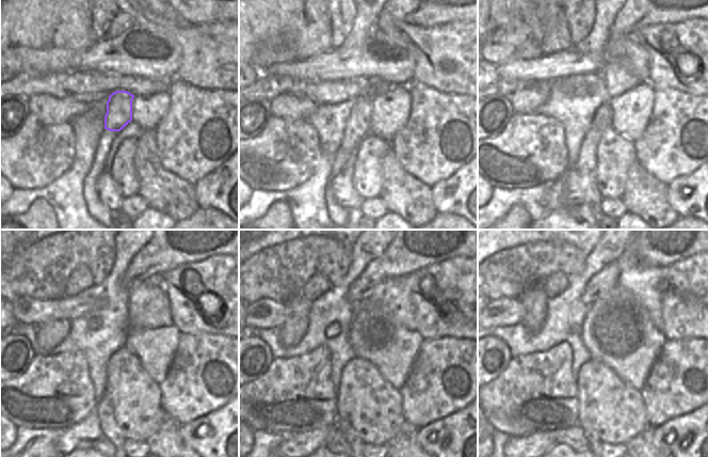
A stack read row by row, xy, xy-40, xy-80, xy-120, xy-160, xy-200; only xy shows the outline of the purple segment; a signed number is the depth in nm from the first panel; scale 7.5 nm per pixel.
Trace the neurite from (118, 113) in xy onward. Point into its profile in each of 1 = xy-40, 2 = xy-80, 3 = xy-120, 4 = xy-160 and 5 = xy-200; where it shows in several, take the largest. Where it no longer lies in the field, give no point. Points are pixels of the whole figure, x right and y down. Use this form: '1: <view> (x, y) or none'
1: xy-40 (358, 125)
2: xy-80 (601, 120)
3: xy-120 (111, 431)
4: xy-160 (355, 442)
5: xy-200 (595, 445)

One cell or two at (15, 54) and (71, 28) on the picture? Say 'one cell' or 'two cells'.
one cell

